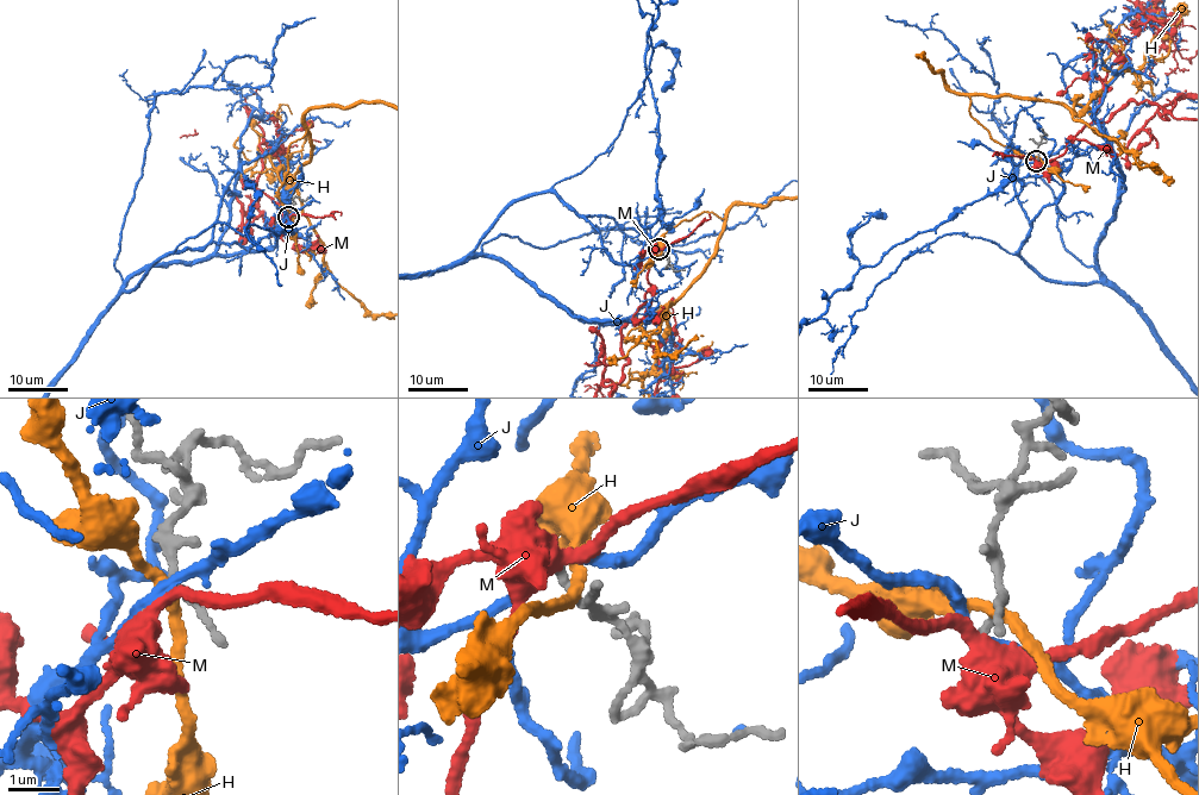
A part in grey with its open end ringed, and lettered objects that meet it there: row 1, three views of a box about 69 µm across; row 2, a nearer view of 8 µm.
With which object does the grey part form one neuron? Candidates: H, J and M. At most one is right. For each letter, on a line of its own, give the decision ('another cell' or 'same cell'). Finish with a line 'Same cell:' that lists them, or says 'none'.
H: another cell
J: another cell
M: another cell
Same cell: none

